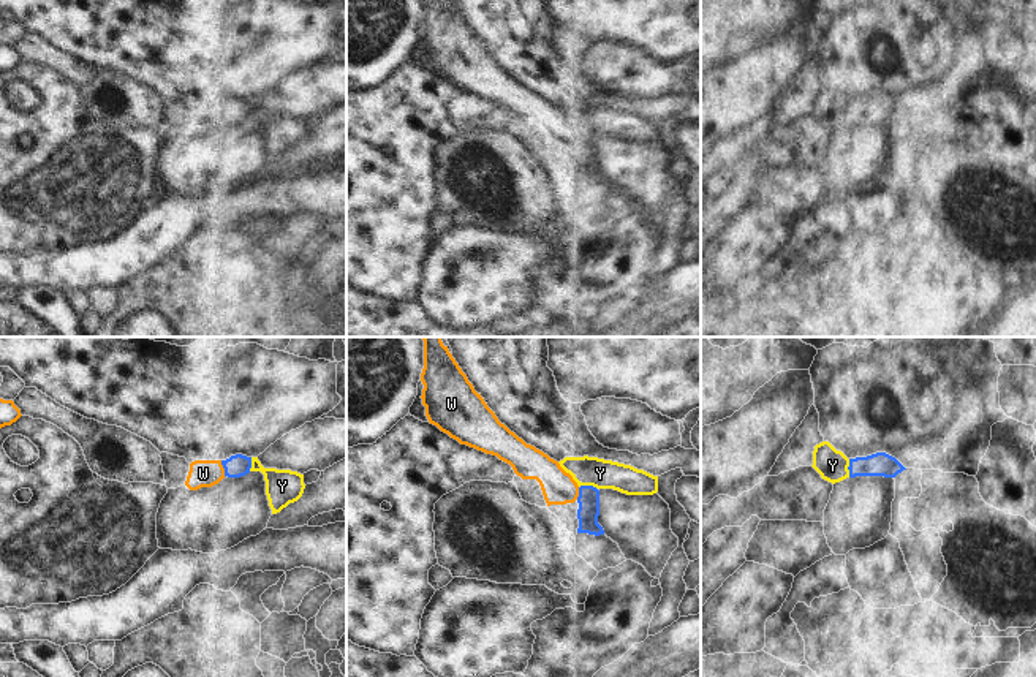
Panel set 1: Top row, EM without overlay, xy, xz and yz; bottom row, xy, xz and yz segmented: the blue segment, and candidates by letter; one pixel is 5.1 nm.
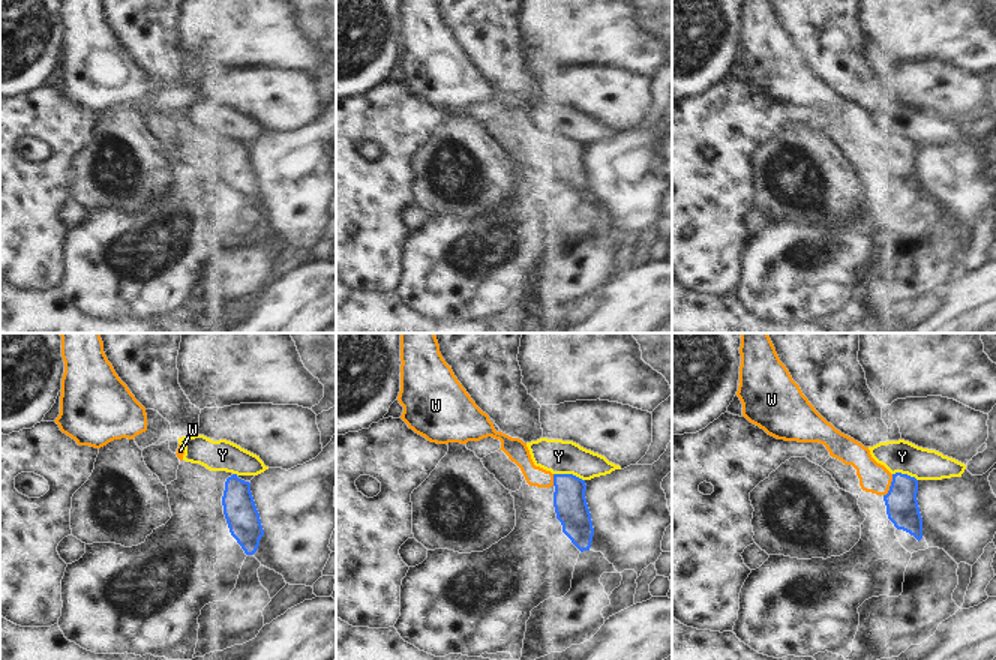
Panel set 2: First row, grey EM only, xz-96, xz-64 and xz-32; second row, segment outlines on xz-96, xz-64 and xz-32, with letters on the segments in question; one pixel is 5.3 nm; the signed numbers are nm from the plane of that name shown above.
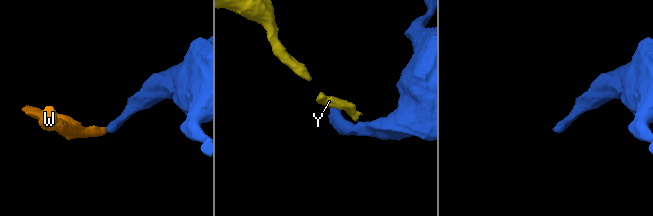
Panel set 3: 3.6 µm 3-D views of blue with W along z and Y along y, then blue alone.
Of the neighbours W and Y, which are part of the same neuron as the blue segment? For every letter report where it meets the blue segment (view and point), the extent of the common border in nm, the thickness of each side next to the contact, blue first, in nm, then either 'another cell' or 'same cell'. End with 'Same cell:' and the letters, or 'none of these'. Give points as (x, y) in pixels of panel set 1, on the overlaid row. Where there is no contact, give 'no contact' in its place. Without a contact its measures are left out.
W: xy (223, 467) | 80 nm | 120/140 nm | same cell
Y: xz (589, 486) | 100 nm | 110/150 nm | another cell
Same cell: W

